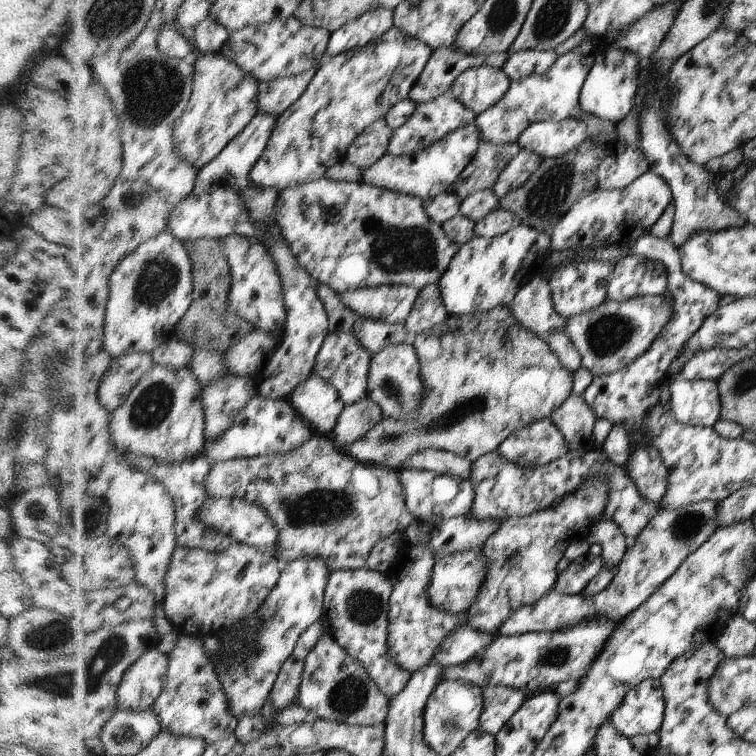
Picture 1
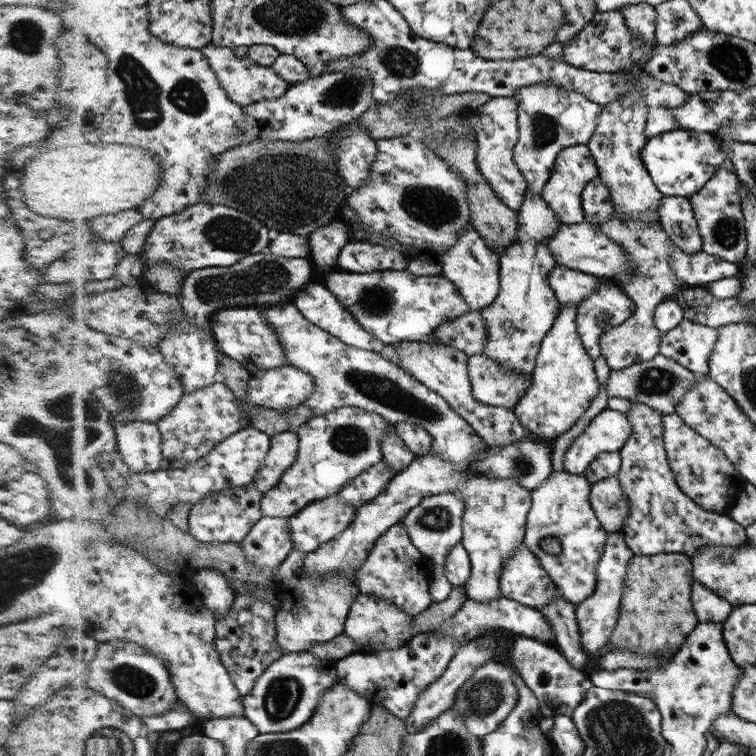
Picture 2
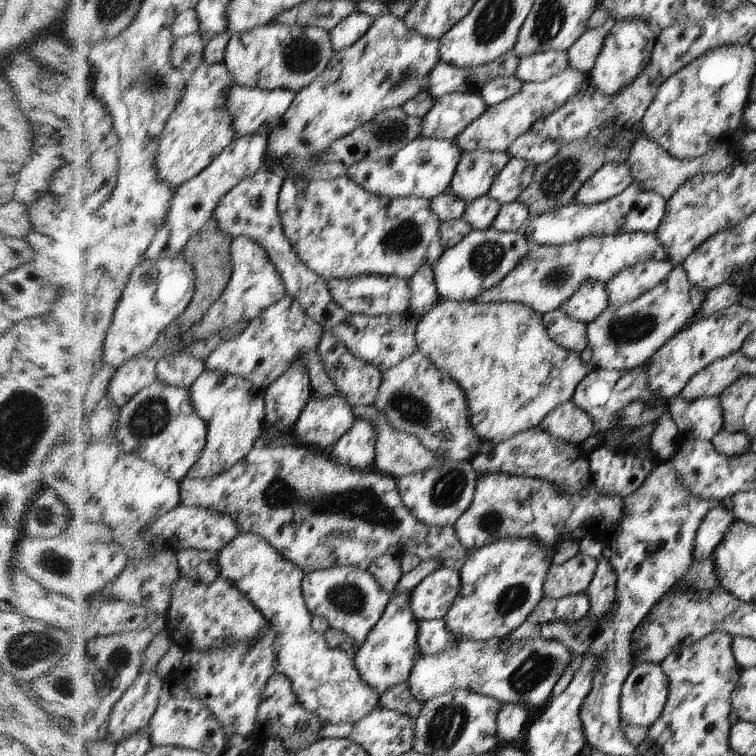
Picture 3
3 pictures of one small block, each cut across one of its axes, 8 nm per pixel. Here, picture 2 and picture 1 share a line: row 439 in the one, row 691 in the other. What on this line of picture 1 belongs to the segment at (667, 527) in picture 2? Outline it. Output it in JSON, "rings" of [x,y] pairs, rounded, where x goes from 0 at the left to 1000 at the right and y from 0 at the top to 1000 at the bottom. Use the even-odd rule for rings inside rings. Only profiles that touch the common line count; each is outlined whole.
{"rings":[[[860,897],[833,913],[821,933],[812,938],[807,958],[828,976],[862,971],[876,964],[880,950],[880,919],[874,898]]]}

